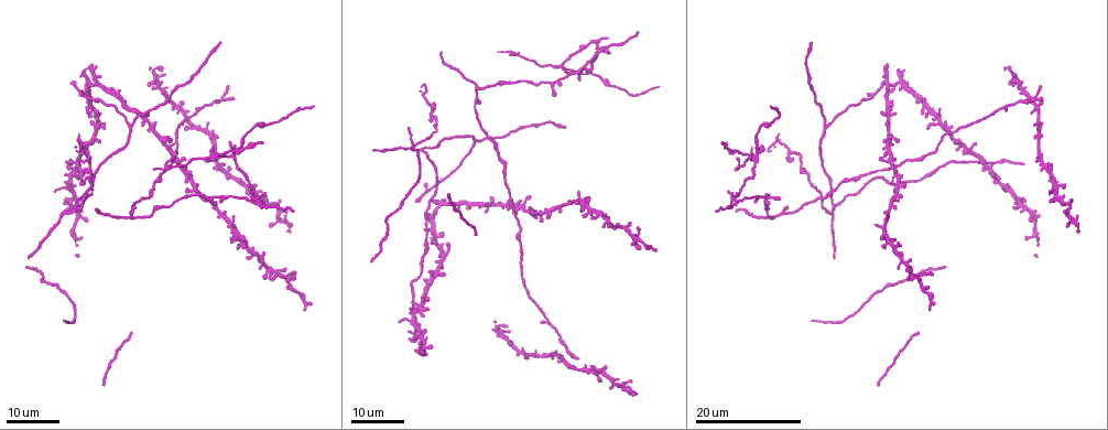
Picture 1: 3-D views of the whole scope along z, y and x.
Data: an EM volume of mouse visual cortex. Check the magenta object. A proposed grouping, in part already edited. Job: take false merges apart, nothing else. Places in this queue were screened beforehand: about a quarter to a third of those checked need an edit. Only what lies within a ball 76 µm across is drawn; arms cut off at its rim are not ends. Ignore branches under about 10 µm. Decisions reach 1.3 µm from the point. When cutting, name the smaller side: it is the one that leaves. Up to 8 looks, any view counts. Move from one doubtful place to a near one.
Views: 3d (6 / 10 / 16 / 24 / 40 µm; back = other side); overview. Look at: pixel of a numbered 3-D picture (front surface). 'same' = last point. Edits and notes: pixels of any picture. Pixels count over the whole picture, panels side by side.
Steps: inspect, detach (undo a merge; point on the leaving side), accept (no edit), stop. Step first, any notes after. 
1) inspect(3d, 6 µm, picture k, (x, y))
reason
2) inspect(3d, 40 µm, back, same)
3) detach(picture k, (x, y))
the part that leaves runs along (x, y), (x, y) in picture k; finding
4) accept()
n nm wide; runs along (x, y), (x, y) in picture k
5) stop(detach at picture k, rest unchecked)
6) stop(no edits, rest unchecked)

inspect(3d, 16 µm, picture 1, (63, 212))
two arms in line, one across

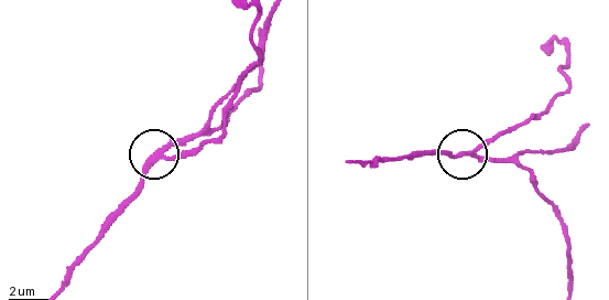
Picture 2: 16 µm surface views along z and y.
inspect(3d, 10 µm, picture 2, (465, 154))
zoom in

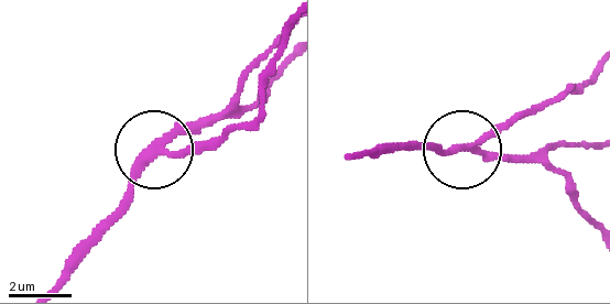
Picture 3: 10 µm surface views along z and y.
detach(picture 3, (195, 145))
3 arms; the part that leaves runs along (152, 155), (237, 131), (286, 29) in picture 3; a second neuron is stuck on

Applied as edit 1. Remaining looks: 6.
inspect(overview)
redraw

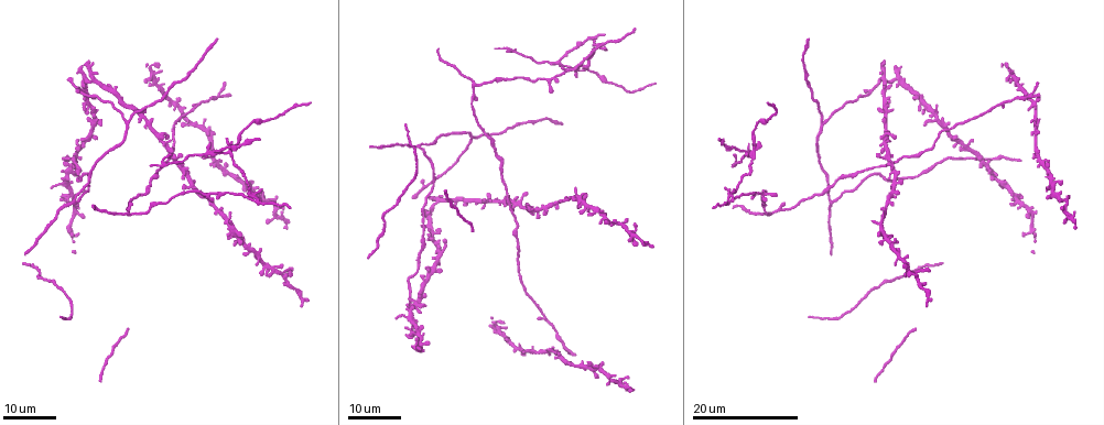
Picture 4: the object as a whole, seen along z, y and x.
inspect(3d, 16 µm, picture 4, (126, 122))
thin arm on a thick one

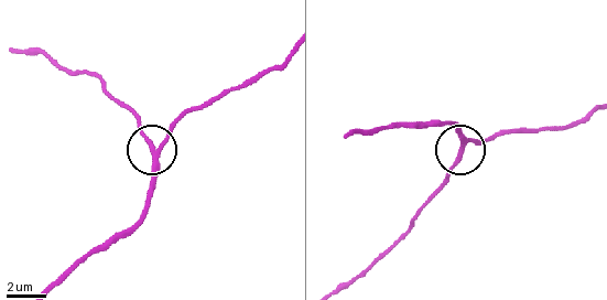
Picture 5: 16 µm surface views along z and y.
inspect(3d, 6 µm, picture 5, (154, 155))

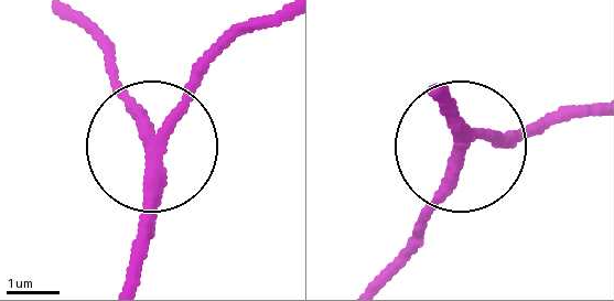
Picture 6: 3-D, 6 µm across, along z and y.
accept()
250 nm wide; one neuron here

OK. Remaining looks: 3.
inspect(3d, 16 µm, picture 4, (730, 199))
four arms meet

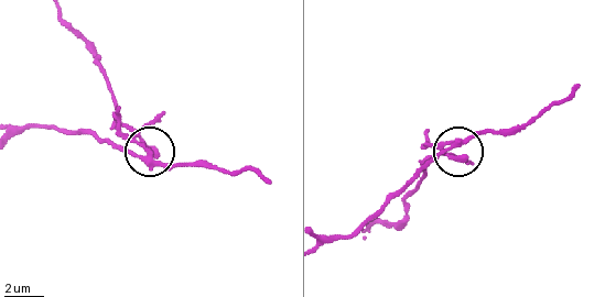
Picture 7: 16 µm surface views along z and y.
inspect(3d, 6 µm, picture 7, (451, 147))
zoom in

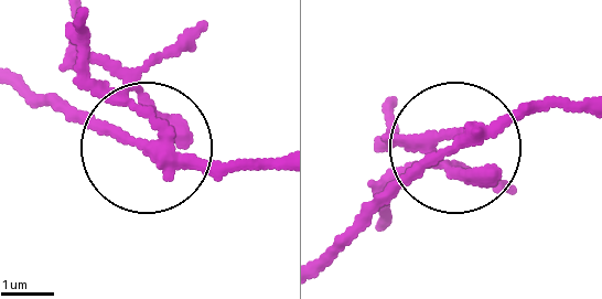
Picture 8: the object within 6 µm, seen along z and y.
inspect(3d, 6 µm, back, picture 8, (456, 148))
other side

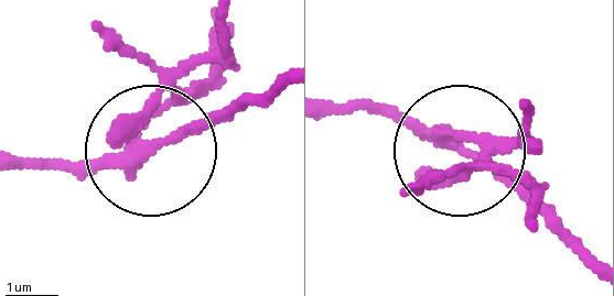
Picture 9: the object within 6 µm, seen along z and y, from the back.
detach(picture 9, (192, 95))
240 nm wide; the part that leaves runs along (443, 130), (478, 143), (530, 218) in picture 9; a second neuron is stuck on

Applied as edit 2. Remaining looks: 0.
stop(detach at picture 3, detach at picture 9, rest unchecked)

